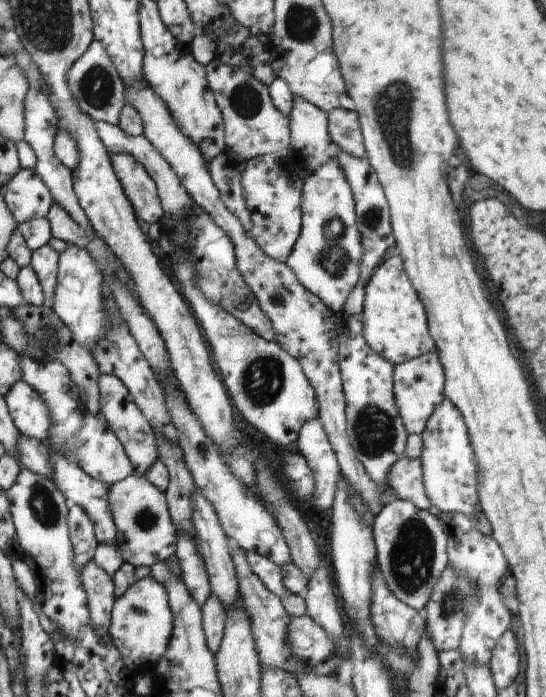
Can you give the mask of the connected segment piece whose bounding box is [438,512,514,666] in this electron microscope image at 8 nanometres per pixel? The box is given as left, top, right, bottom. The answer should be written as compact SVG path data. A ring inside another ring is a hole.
M460 512L441 513L438 518L448 528L446 548L448 564L454 566L462 576L468 576L470 582L476 586L474 596L462 602L466 612L464 612L464 628L462 628L459 650L465 661L470 662L472 666L489 666L498 640L502 638L506 630L511 628L514 617L504 606L501 591L501 585L506 578L511 576L512 572L498 542L492 536L478 532L464 514Z

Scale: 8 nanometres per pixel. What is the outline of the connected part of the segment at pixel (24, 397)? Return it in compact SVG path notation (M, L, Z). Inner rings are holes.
M23 381L16 382L3 398L12 416L12 422L21 435L48 444L48 434L52 430L50 426L54 422L50 418L50 410L44 398Z

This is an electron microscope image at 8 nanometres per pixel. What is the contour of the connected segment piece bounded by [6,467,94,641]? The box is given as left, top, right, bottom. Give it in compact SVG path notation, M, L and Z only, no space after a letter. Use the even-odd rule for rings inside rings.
M22 467L16 484L6 491L6 496L10 500L12 523L18 536L21 558L32 571L36 582L35 600L38 609L73 641L84 626L94 629L94 624L90 618L88 594L82 586L81 572L74 564L72 540L68 531L69 509L64 494L51 478L44 478Z

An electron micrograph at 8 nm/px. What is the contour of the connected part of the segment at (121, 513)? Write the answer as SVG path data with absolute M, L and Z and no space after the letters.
M131 475L110 485L108 502L117 529L115 544L120 548L124 563L134 567L152 567L156 562L166 561L177 550L178 531L170 520L166 494L151 484L145 476Z

